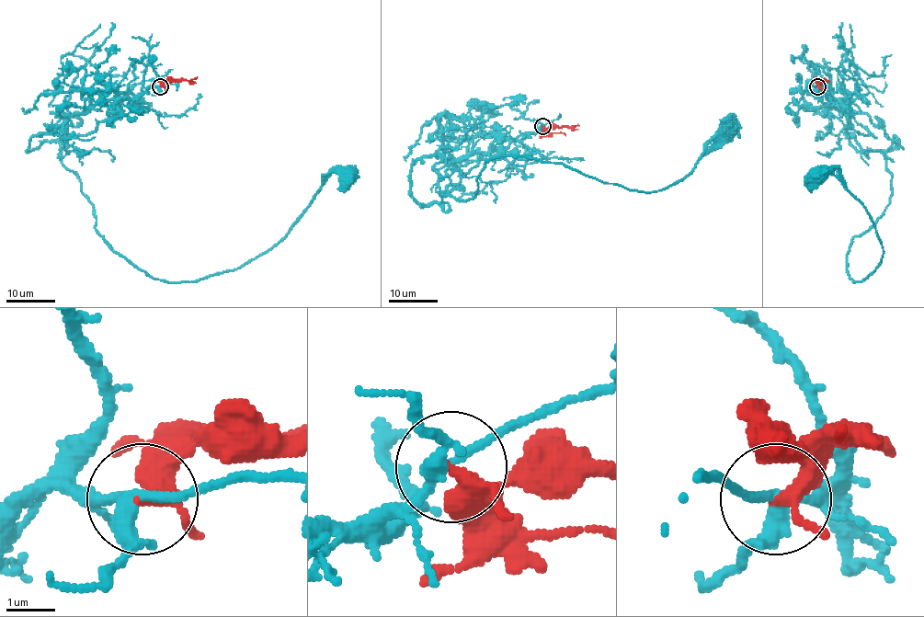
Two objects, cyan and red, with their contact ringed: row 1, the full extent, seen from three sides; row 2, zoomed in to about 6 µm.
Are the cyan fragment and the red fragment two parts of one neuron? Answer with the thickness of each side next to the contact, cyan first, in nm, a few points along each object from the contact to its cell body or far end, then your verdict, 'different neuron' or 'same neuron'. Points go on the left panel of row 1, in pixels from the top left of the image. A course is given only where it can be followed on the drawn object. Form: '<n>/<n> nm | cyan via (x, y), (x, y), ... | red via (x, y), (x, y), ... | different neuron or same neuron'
260/300 nm | cyan via (160, 86), (51, 112), (95, 228), (154, 278), (240, 268), (284, 236), (323, 178), (349, 175) | red via (160, 86), (165, 82), (192, 80), (197, 76) | different neuron

